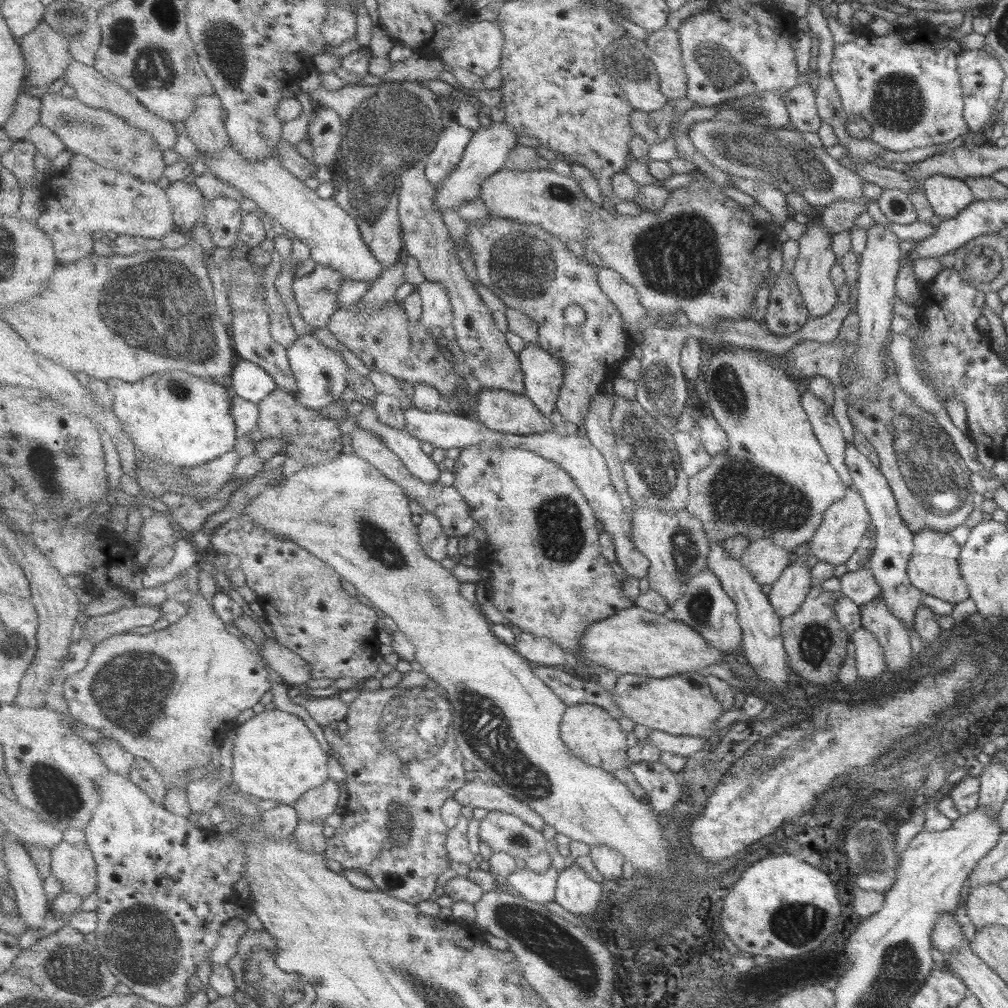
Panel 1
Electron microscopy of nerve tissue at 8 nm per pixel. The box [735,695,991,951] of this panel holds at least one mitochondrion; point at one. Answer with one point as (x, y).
(874, 851)

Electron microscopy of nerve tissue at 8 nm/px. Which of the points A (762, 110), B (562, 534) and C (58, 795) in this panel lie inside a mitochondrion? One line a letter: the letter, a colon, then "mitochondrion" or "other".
A: mitochondrion
B: mitochondrion
C: mitochondrion

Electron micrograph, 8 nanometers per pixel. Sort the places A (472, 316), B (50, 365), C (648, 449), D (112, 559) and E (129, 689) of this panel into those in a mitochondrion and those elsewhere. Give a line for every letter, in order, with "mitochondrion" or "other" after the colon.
A: other
B: other
C: mitochondrion
D: other
E: mitochondrion

